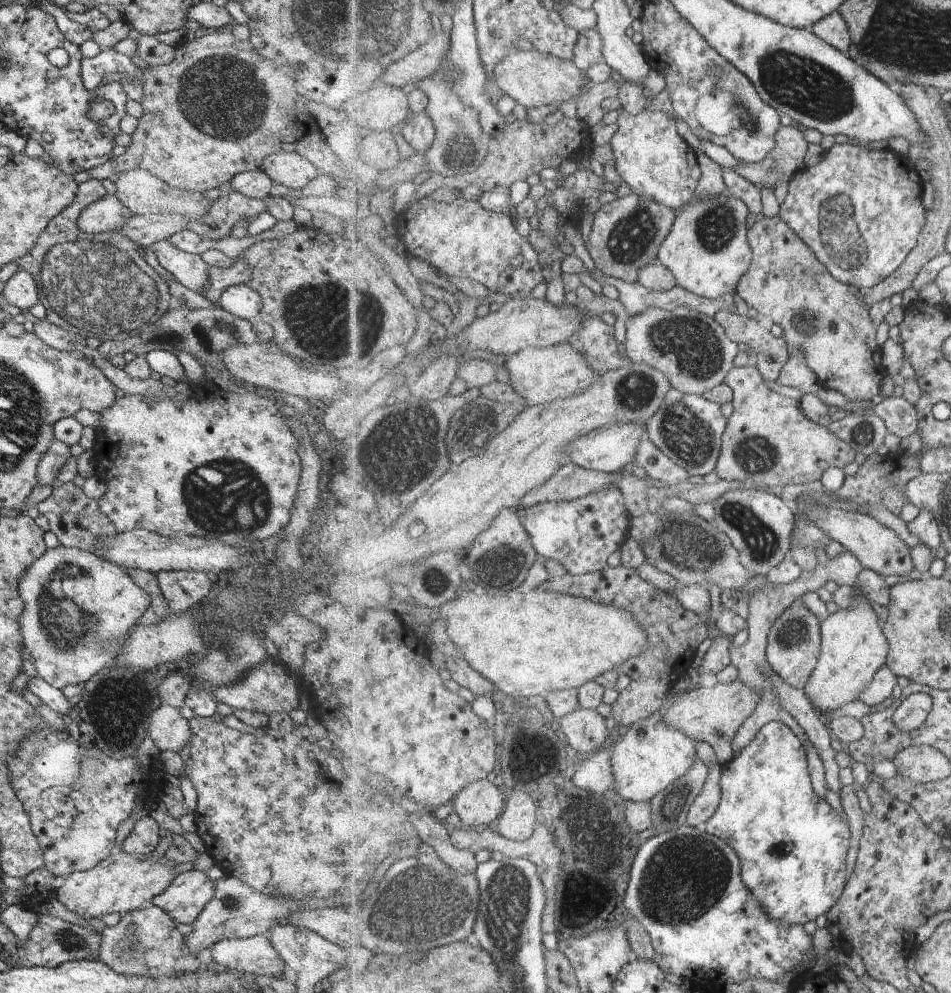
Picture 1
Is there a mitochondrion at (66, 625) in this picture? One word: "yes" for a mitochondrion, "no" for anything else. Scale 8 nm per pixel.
yes

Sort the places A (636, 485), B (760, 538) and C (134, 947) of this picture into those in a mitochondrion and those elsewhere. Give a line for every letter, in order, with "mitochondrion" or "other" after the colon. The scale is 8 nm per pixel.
A: other
B: mitochondrion
C: mitochondrion

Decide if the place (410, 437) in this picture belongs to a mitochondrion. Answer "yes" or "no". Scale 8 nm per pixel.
yes

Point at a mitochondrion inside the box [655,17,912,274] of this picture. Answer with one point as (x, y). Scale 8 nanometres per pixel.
(818, 93)

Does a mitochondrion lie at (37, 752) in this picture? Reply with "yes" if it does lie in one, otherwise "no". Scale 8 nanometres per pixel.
yes

